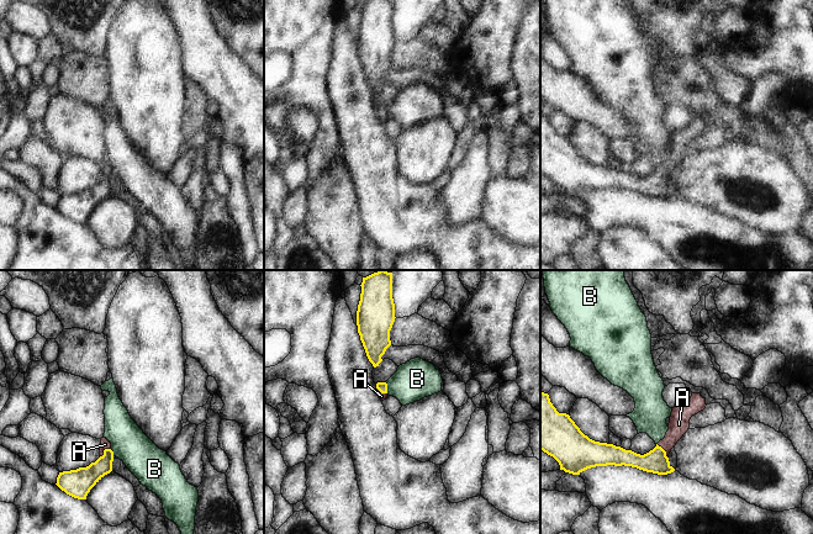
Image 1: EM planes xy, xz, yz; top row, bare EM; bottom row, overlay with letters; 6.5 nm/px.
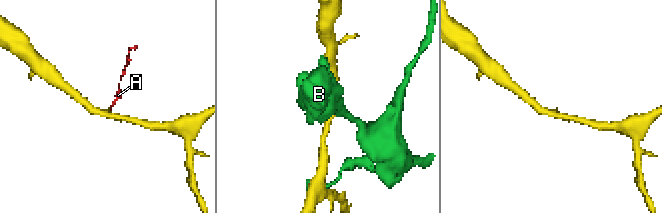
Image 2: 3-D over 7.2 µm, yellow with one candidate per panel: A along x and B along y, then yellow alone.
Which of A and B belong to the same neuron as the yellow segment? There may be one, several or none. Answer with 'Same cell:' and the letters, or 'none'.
Same cell: A

